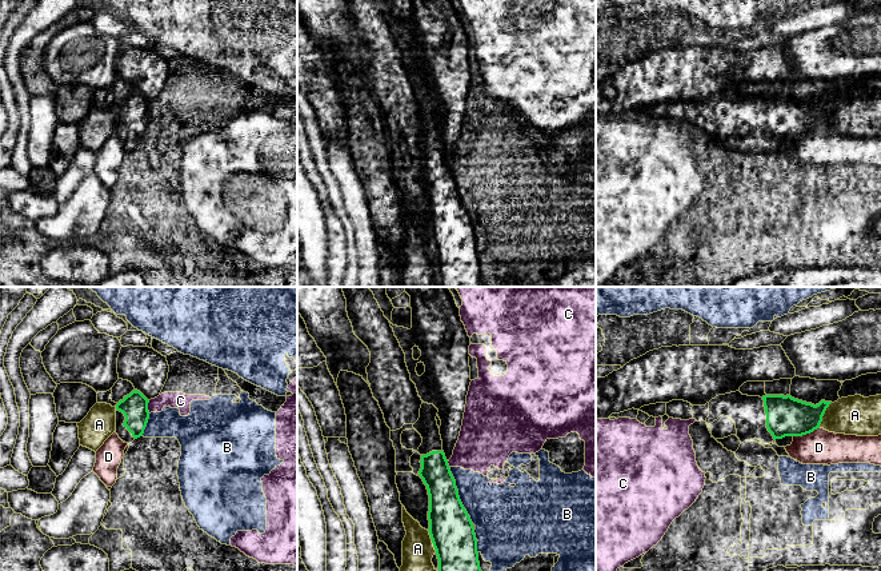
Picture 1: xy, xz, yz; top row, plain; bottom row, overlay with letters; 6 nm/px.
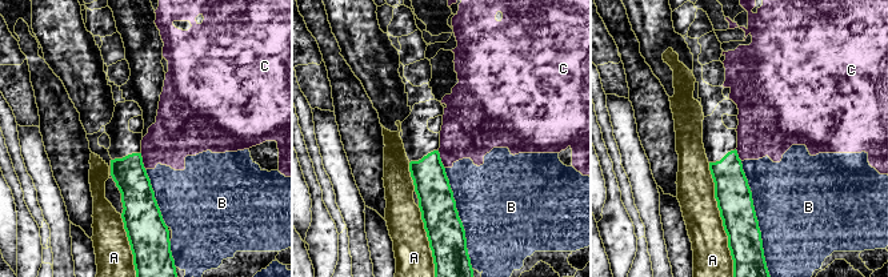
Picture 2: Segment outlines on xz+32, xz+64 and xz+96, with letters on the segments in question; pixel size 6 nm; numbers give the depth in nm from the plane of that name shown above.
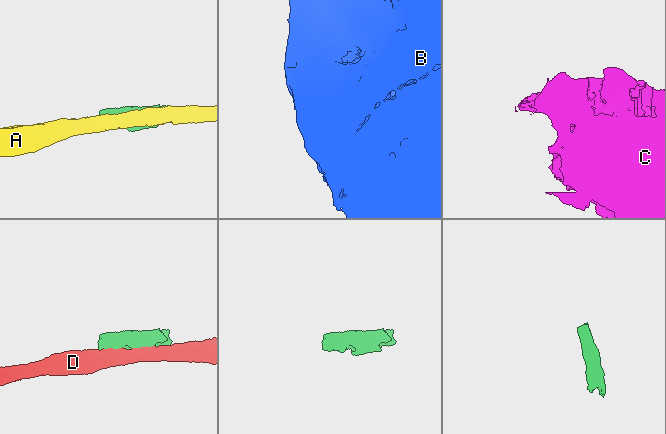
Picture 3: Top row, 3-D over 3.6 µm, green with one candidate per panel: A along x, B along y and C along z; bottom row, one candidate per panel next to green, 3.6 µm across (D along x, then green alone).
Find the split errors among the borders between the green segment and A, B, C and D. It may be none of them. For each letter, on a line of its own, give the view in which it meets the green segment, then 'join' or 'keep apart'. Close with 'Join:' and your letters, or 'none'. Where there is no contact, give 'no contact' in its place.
A: meets green in yz; keep apart
B: meets green in xz; keep apart
C: meets green in xy; keep apart
D: meets green in yz; keep apart
Join: none

